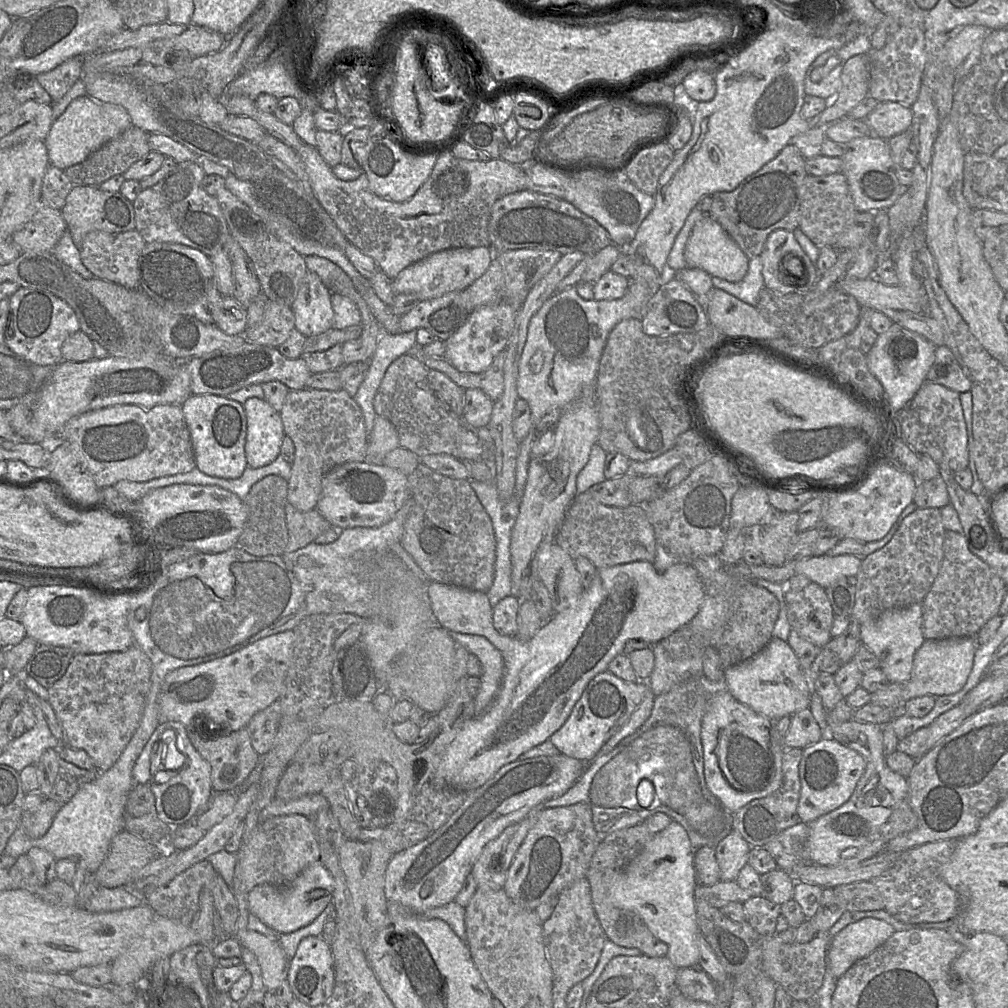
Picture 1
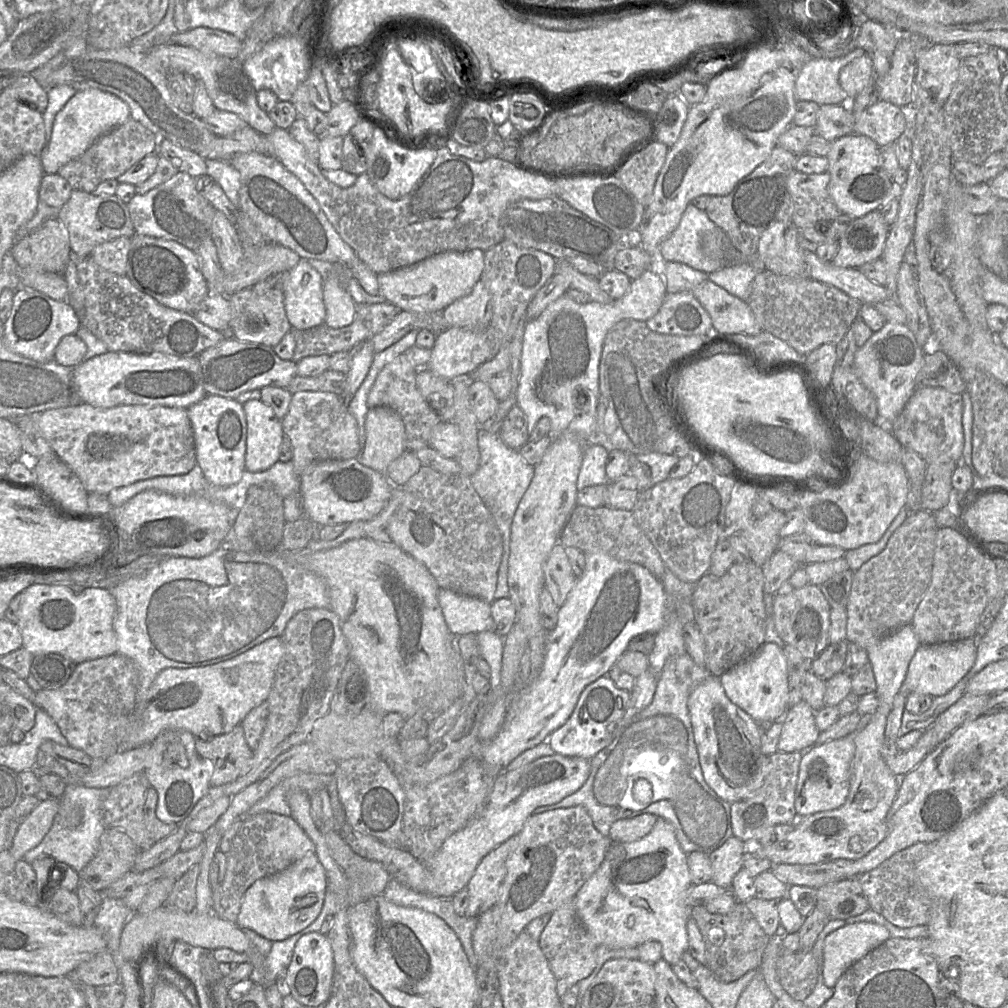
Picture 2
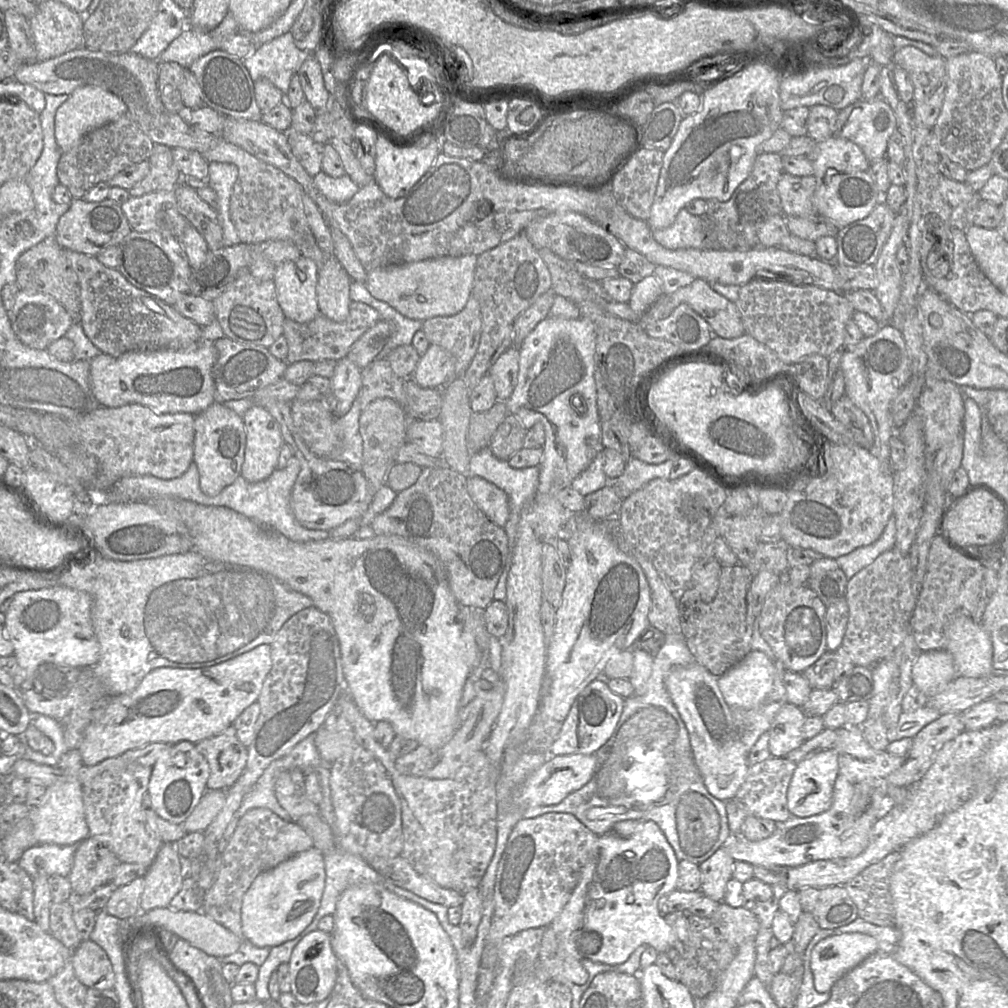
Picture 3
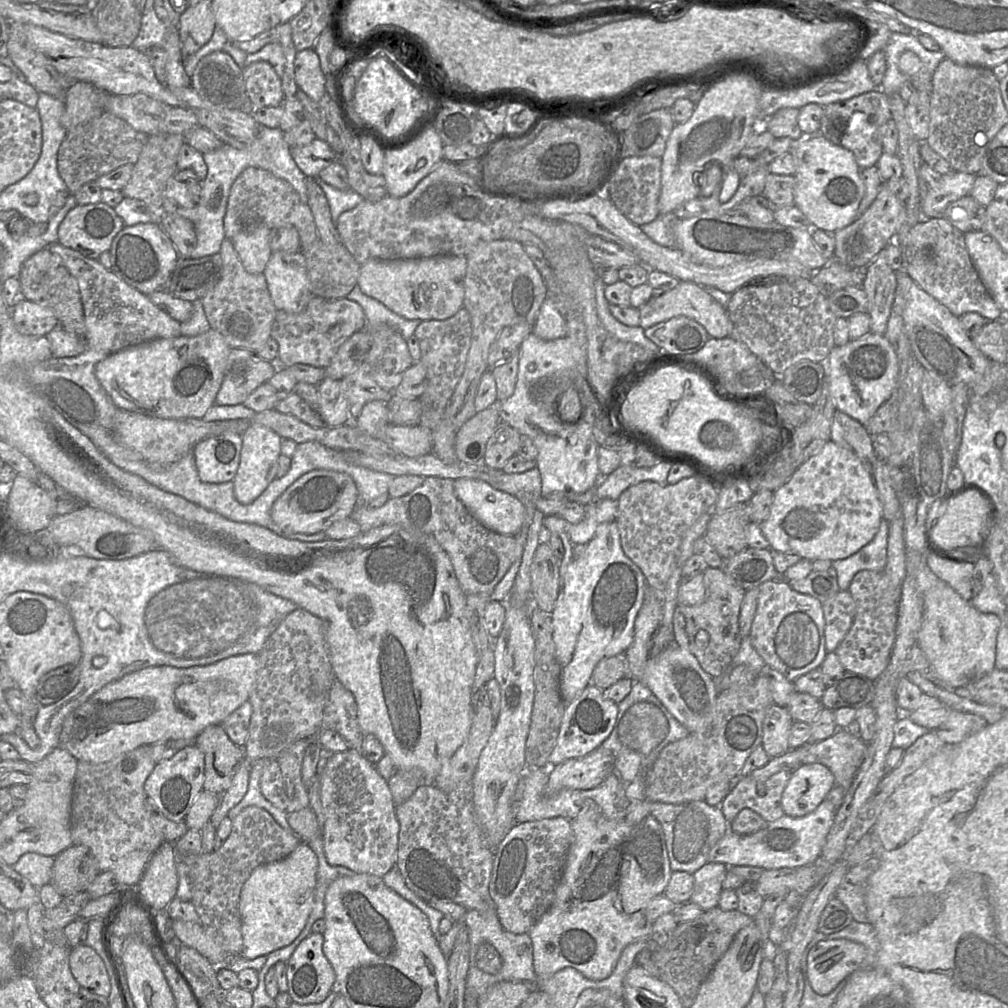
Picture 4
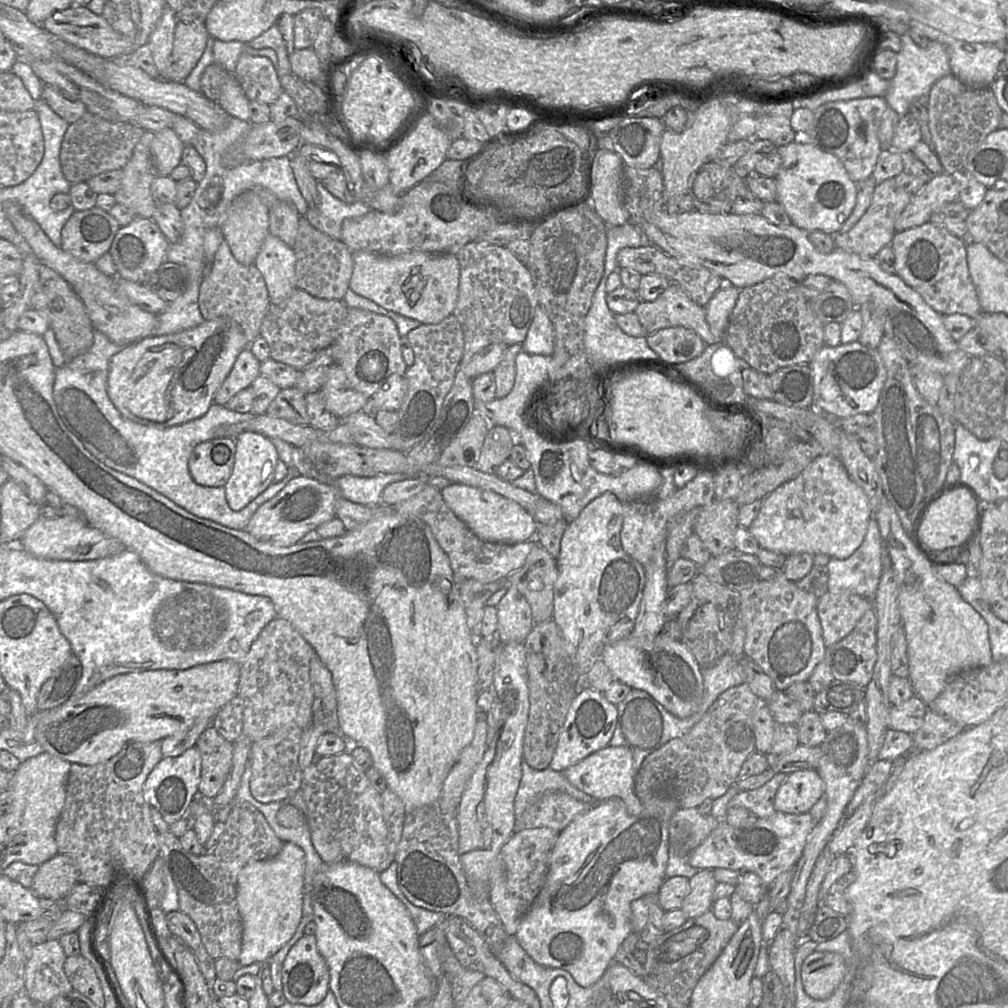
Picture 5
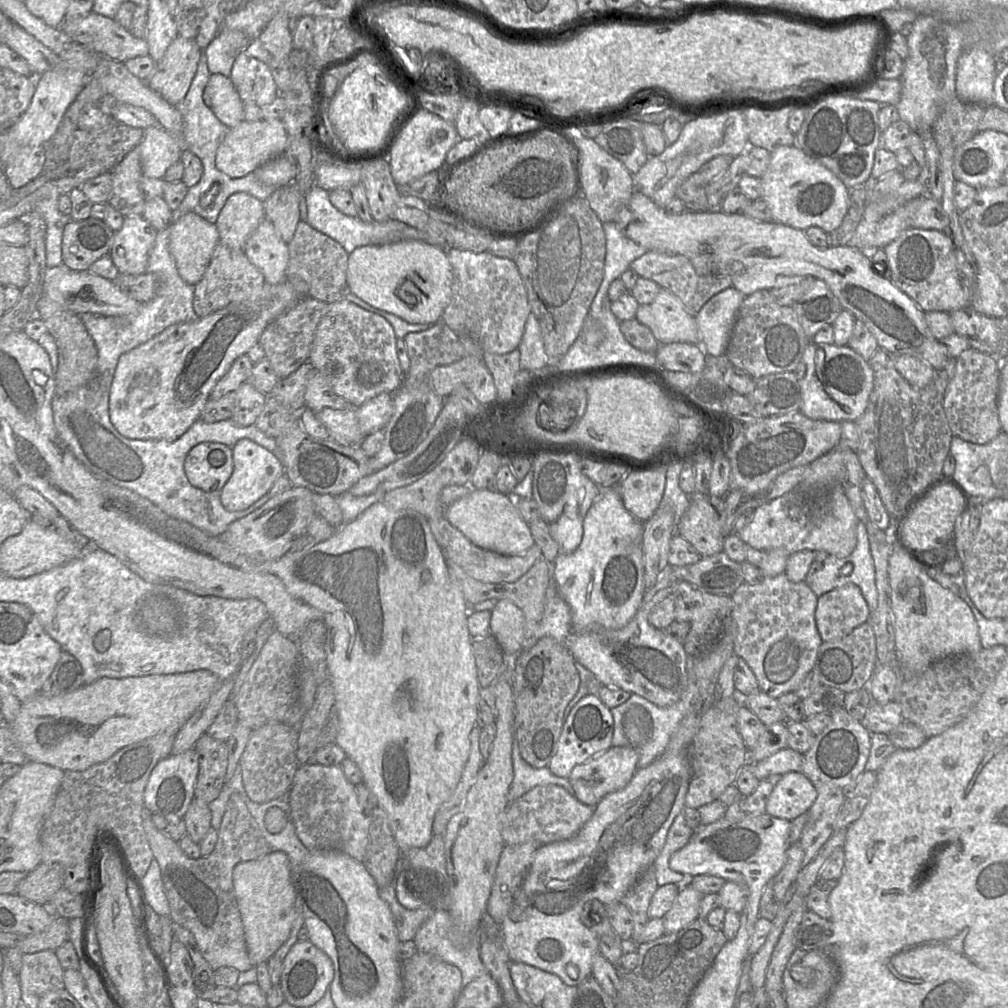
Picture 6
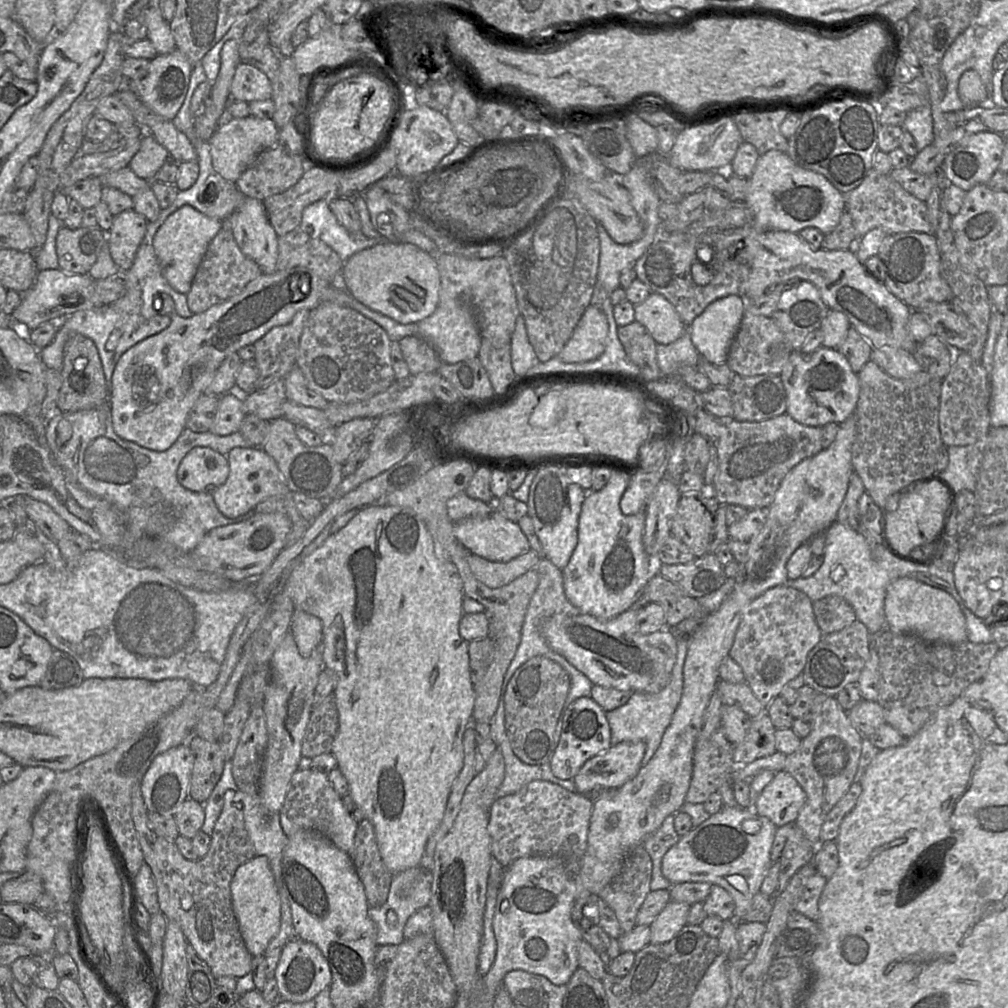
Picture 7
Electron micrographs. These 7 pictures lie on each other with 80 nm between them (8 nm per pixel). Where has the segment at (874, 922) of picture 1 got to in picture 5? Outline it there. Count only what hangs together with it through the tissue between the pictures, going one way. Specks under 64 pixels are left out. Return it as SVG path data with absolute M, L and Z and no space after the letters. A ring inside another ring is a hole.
M815 950L801 966L801 980L806 993L815 999L824 999L837 987L846 973L846 961L834 952Z

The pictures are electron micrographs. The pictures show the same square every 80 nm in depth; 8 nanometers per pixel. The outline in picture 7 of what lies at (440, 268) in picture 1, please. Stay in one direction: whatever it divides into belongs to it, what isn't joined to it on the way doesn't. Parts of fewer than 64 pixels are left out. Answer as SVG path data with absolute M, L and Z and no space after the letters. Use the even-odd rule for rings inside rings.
M381 242L352 255L341 272L355 299L401 324L418 323L438 306L440 274L436 258L414 244Z

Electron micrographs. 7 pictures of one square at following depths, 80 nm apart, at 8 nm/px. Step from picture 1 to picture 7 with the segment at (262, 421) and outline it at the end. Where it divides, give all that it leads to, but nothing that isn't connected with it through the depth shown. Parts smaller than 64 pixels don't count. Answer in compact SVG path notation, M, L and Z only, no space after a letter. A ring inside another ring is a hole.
M234 447L226 457L229 475L212 495L217 508L227 518L243 515L270 497L285 499L291 492L276 461L261 448Z

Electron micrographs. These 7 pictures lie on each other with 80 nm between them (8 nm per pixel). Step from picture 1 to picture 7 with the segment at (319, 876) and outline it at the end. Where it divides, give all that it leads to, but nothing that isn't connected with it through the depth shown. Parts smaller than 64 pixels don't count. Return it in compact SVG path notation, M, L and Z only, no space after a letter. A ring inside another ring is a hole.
M260 855L241 864L232 877L230 891L232 909L247 950L252 956L264 955L279 932L282 905L269 859Z

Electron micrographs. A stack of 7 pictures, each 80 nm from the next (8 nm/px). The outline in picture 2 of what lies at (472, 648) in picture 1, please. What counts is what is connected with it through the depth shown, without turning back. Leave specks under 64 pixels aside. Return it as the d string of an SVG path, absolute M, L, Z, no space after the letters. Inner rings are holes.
M483 631L476 634L480 657L490 667L489 683L491 689L501 689L503 637L495 632Z

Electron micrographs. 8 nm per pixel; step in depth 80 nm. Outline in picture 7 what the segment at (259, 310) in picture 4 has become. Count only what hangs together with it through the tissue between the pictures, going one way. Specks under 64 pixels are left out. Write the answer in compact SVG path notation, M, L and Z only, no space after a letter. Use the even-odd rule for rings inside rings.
M223 227L211 240L199 264L189 292L187 305L192 314L199 314L215 304L241 292L245 286L262 273L259 265L245 256L238 247L231 229Z

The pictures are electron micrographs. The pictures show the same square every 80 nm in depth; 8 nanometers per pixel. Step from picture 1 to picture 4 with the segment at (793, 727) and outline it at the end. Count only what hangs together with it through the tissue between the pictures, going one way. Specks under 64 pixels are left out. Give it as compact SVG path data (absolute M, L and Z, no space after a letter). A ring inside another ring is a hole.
M770 705L763 720L762 747L770 758L790 750L788 737L794 723L785 706Z

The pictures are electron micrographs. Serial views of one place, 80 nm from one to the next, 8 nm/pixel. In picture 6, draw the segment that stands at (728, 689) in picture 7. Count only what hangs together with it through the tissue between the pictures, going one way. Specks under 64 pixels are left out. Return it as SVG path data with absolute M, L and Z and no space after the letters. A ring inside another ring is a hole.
M759 691L753 694L734 692L734 697L740 706L752 711L765 725L784 722L787 724L783 710L777 699Z

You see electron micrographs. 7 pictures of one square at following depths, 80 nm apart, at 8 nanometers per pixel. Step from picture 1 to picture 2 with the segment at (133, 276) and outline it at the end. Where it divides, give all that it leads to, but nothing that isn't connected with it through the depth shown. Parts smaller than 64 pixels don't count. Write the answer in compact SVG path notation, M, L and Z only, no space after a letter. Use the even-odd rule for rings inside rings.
M119 237L97 245L90 254L102 269L125 276L131 238Z

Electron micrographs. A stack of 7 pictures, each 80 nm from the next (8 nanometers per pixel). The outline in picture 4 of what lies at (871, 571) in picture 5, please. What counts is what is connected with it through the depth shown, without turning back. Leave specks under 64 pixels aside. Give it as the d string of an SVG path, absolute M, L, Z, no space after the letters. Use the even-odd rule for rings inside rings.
M882 520L874 538L851 556L832 561L840 591L848 591L854 576L862 570L883 571L887 558L890 523Z

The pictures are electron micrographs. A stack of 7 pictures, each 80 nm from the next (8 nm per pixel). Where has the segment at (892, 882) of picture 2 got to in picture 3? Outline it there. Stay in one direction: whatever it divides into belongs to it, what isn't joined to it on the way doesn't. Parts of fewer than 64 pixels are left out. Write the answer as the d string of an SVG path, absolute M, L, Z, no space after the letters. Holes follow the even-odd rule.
M899 851L892 852L882 860L869 865L854 878L844 884L850 898L858 909L858 917L879 925L895 927L895 913L890 892L890 876L894 865L900 859Z

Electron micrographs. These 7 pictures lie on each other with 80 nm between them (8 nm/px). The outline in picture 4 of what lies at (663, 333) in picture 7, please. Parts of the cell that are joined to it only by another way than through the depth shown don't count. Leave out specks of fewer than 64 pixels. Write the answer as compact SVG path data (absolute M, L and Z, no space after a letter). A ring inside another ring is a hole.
M680 281L673 289L658 296L653 296L638 310L640 327L644 330L673 317L686 316L701 324L710 338L725 338L732 333L732 322L726 306L715 300L705 287L690 281Z

